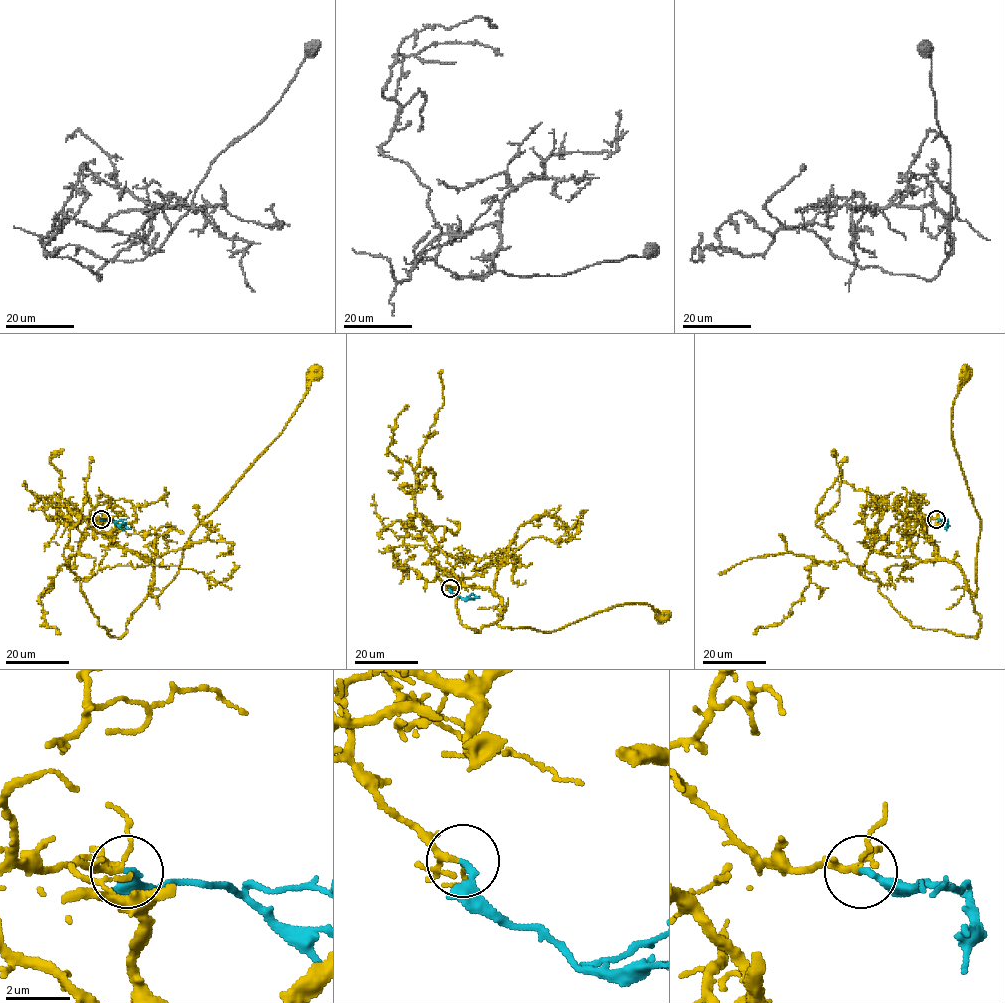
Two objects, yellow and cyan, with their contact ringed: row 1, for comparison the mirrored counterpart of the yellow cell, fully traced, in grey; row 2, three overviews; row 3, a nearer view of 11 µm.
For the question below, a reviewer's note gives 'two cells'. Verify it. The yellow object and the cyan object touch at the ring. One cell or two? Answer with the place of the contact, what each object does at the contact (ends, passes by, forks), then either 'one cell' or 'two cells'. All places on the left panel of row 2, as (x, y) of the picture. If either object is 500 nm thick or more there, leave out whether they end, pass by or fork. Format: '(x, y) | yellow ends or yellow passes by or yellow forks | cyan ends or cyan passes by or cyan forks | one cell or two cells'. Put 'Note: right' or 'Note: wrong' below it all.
(101, 519) | yellow forks | cyan ends | one cell
Note: wrong

